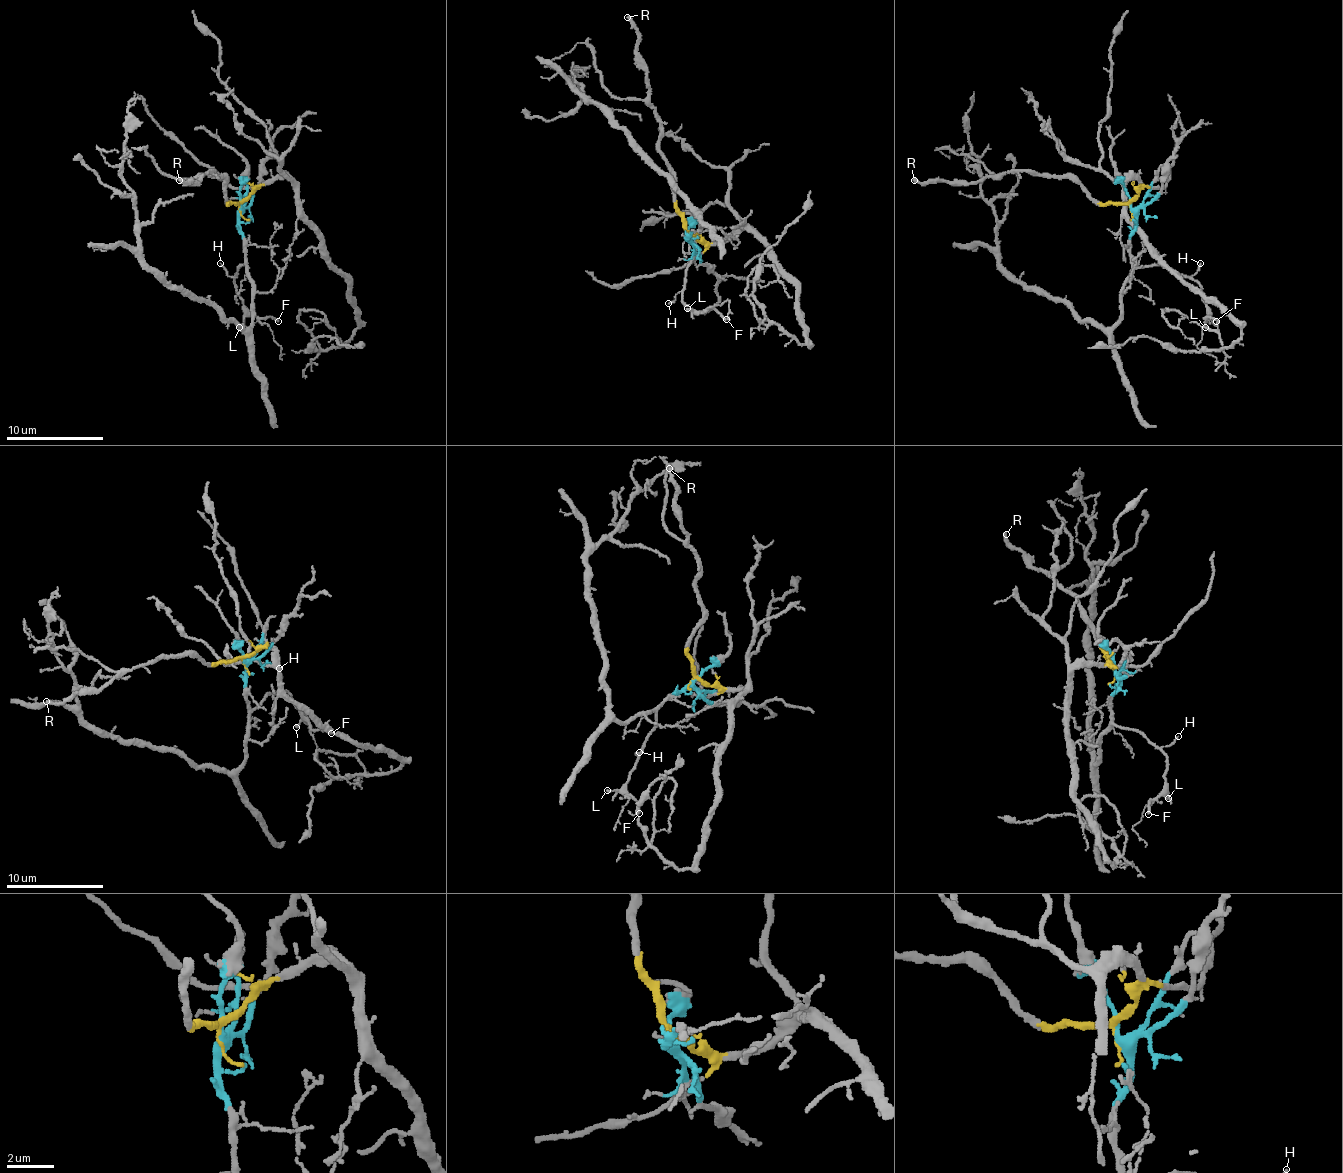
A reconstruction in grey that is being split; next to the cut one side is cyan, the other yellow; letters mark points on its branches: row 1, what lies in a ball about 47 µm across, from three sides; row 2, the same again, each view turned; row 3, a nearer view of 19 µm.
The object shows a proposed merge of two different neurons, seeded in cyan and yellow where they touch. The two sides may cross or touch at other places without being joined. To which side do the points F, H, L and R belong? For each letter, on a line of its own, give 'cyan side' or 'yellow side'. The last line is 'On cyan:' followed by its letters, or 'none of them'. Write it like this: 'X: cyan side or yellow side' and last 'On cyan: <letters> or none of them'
F: cyan side
H: cyan side
L: cyan side
R: yellow side
On cyan: F, H, L

